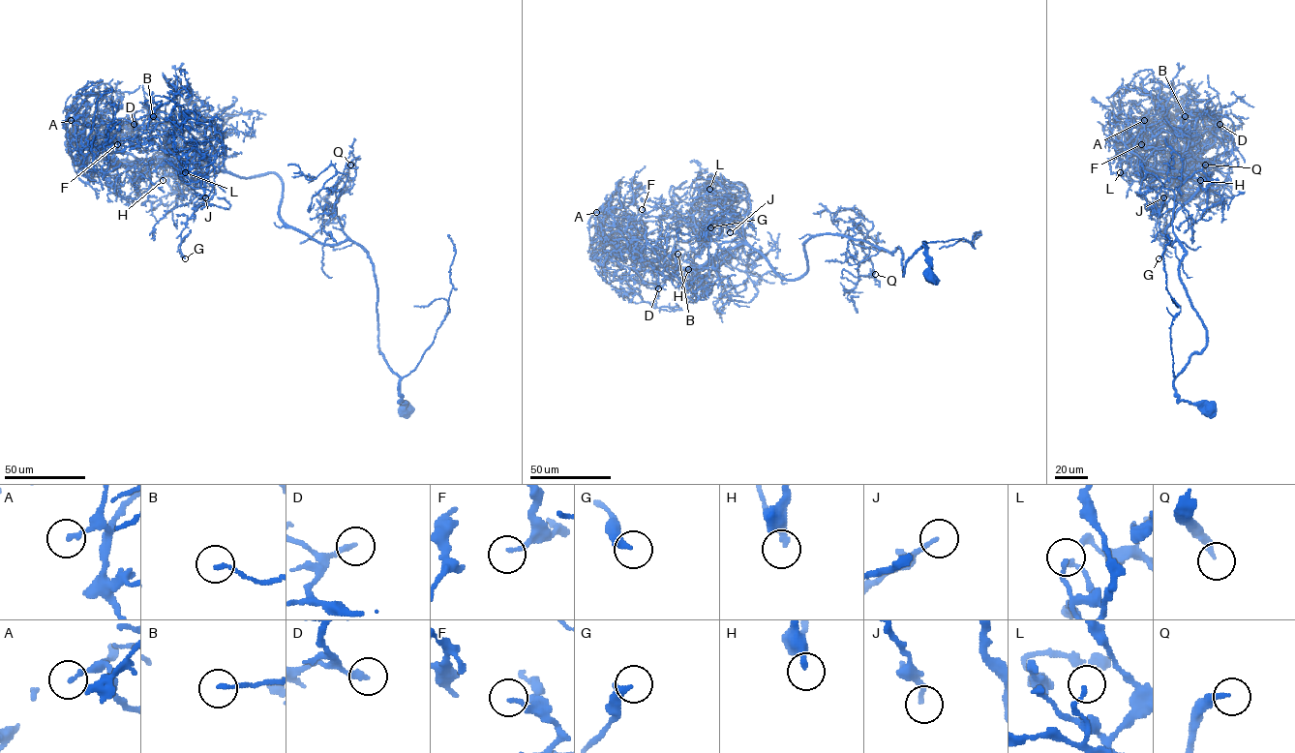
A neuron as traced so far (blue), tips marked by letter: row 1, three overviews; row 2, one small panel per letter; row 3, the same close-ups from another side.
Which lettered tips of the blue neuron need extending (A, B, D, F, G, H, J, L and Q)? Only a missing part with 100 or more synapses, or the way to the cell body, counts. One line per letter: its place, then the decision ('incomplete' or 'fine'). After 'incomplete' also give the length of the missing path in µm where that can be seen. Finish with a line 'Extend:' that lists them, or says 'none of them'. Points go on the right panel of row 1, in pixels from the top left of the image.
A: at (1144, 120); fine
B: at (1185, 116); fine
D: at (1219, 124); fine
F: at (1141, 144); fine
G: at (1159, 258); fine
H: at (1200, 180); incomplete; about 35 µm are missing
J: at (1163, 197); fine
L: at (1120, 172); fine
Q: at (1205, 165); incomplete; about 110 µm are missing
Extend: H, Q

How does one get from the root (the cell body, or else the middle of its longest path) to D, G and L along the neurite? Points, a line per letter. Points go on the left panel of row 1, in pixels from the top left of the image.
D: (406, 408), (379, 352), (368, 254), (287, 227), (273, 172), (203, 171), (105, 141), (134, 124)
G: (406, 408), (379, 352), (370, 257), (287, 227), (275, 173), (208, 177), (185, 258)
L: (406, 408), (379, 352), (368, 254), (287, 227), (273, 172), (239, 177), (205, 160), (185, 172)

